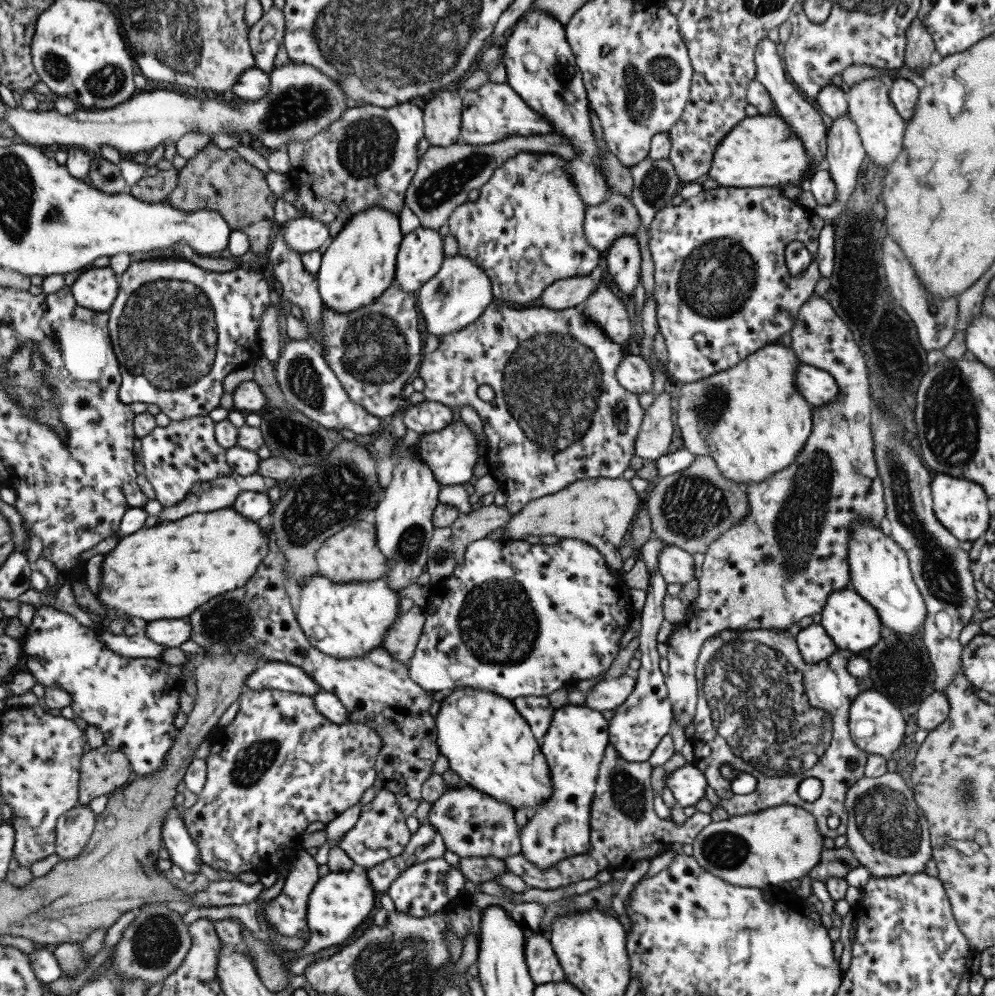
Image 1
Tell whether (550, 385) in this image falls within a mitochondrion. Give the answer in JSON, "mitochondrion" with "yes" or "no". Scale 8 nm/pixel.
{"mitochondrion":"yes"}

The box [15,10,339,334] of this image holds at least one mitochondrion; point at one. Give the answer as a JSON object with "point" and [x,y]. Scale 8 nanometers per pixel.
{"point":[108,79]}

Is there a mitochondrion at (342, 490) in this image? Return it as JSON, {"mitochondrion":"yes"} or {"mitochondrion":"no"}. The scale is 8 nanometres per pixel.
{"mitochondrion":"yes"}

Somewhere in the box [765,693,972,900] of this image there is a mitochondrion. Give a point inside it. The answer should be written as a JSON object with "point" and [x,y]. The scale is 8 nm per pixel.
{"point":[887,820]}

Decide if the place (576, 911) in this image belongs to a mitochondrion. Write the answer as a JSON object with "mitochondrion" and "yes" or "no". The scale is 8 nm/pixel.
{"mitochondrion":"no"}

